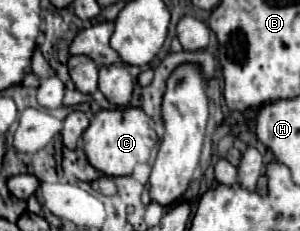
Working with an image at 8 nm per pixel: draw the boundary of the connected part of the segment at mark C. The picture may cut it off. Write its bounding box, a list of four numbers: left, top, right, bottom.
[82,108,156,176]

